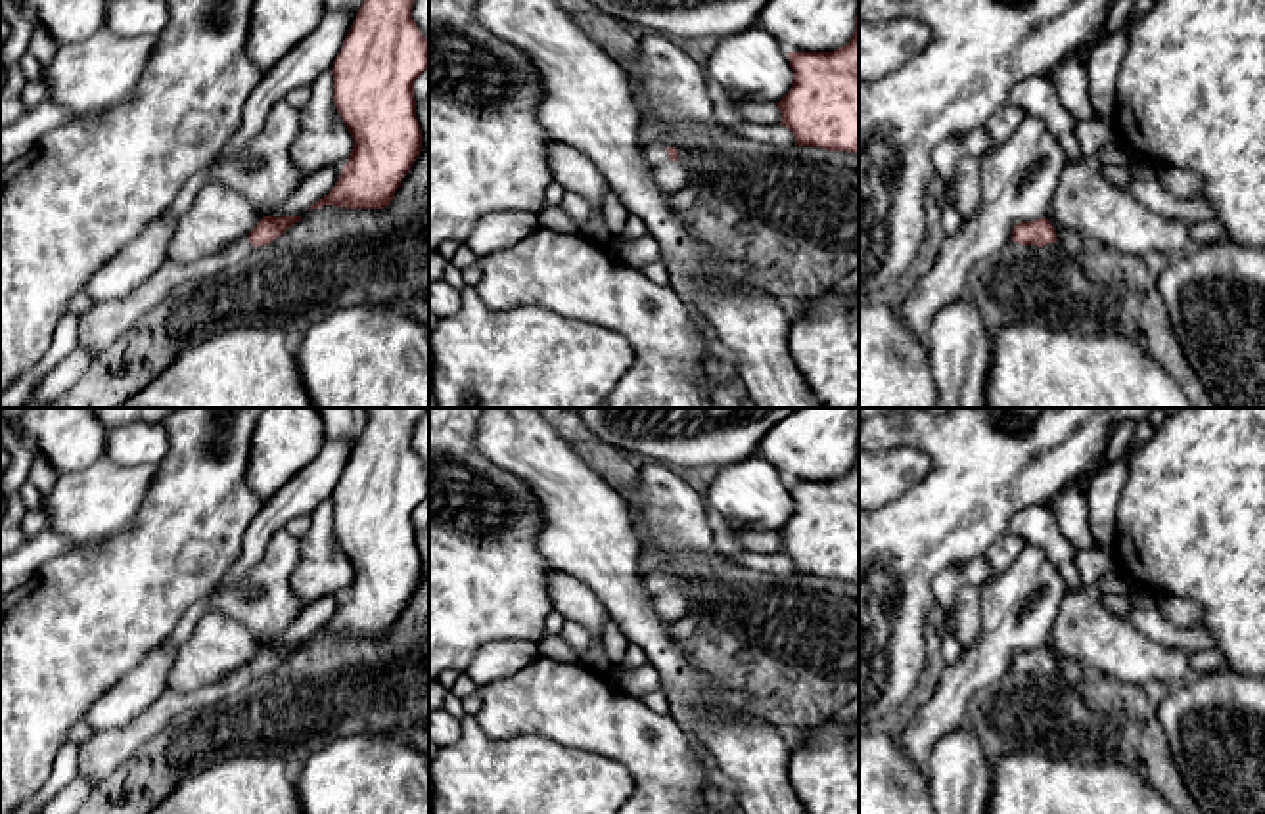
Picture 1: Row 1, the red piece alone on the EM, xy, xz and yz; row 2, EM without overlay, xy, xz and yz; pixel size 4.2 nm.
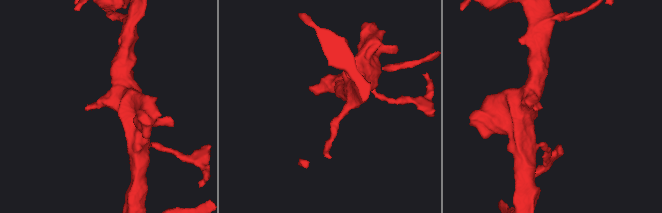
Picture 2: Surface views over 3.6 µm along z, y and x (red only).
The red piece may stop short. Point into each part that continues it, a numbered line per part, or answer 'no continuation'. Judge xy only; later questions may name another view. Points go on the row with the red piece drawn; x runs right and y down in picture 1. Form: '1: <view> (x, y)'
1: xy (242, 248)

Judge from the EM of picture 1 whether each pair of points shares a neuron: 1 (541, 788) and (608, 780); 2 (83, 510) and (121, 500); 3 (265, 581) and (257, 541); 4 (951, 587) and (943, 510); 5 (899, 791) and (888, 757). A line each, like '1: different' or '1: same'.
1: same
2: same
3: different
4: different
5: same

